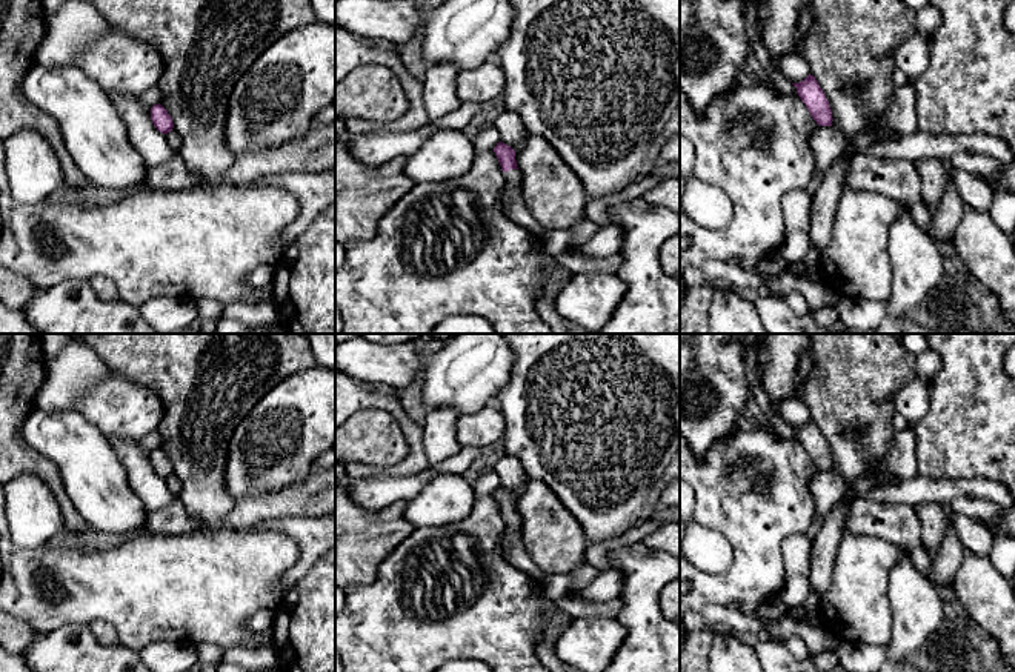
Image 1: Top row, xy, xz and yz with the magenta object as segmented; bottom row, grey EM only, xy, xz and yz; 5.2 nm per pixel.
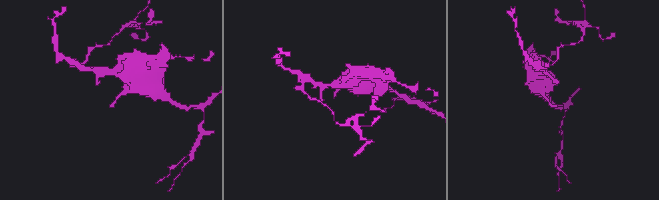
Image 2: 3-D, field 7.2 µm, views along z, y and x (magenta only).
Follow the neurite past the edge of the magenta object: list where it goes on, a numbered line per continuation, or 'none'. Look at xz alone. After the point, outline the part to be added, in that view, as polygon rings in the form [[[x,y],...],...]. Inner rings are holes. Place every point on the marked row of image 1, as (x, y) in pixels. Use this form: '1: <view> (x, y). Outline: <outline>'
1: xz (517, 211). Outline: [[[511,169],[504,172],[504,191],[503,195],[506,197],[506,217],[532,232],[544,234],[544,229],[541,225],[534,218],[534,215],[529,212],[523,191],[523,177],[518,169]]]

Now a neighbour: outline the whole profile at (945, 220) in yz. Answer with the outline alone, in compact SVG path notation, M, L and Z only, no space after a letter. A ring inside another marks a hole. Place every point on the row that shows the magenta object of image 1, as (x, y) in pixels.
M950 168L947 172L947 186L935 212L930 212L930 225L926 229L935 241L952 241L955 231L961 221L964 203L961 201L957 186L952 180Z

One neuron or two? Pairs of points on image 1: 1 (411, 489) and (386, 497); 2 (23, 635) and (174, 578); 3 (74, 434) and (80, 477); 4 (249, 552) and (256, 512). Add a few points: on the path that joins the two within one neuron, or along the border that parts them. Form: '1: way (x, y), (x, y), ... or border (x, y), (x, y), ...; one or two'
1: way (405, 489), (392, 491); one
2: border (16, 617), (26, 622), (37, 632); two
3: way (74, 445), (80, 451), (80, 466); one
4: border (222, 529), (237, 531); two

